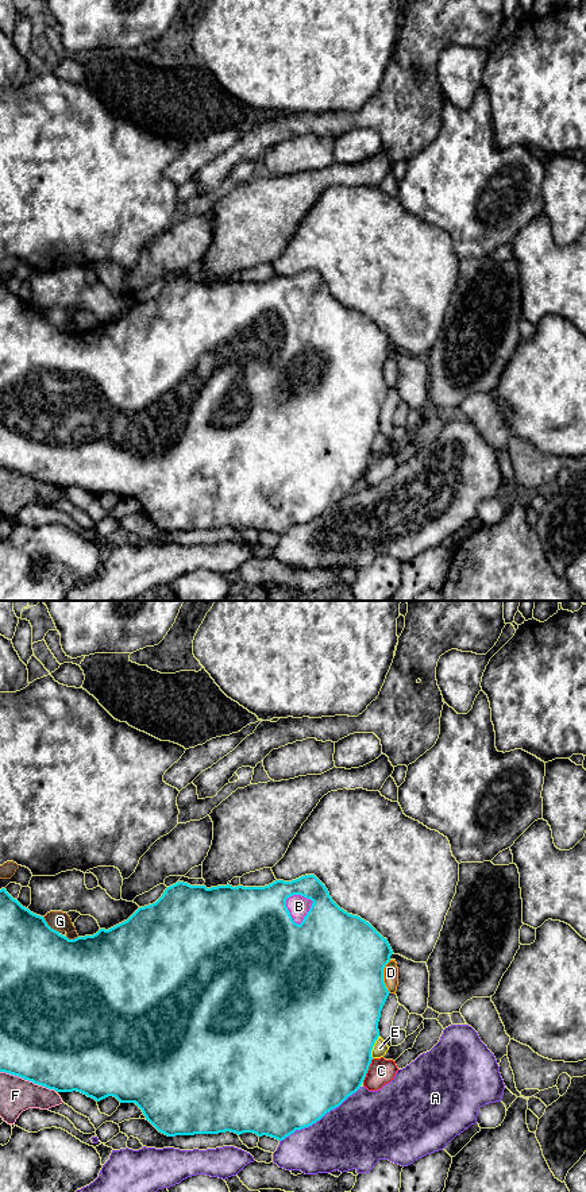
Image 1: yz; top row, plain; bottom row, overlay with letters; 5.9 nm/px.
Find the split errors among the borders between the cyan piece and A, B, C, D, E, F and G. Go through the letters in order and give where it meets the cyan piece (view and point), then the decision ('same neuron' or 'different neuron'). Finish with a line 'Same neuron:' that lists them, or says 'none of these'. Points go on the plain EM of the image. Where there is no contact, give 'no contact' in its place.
A: yz (320, 513) | different neuron
B: yz (286, 304) | same neuron
C: yz (367, 465) | different neuron
D: yz (382, 371) | different neuron
E: yz (373, 440) | different neuron
F: yz (27, 474) | different neuron
G: yz (49, 321) | different neuron
Same neuron: B

